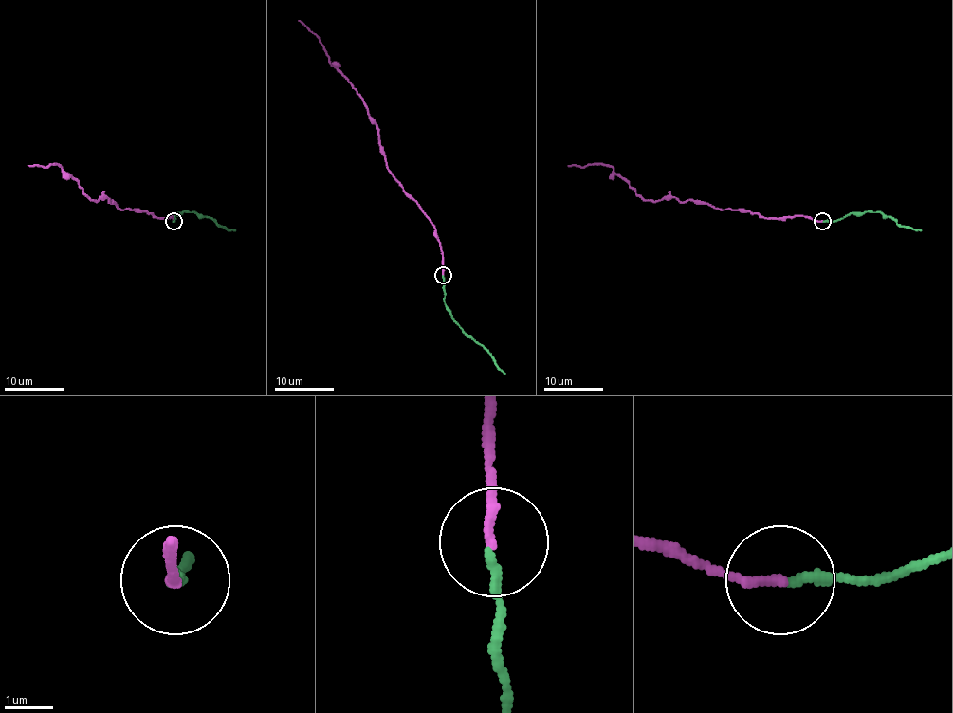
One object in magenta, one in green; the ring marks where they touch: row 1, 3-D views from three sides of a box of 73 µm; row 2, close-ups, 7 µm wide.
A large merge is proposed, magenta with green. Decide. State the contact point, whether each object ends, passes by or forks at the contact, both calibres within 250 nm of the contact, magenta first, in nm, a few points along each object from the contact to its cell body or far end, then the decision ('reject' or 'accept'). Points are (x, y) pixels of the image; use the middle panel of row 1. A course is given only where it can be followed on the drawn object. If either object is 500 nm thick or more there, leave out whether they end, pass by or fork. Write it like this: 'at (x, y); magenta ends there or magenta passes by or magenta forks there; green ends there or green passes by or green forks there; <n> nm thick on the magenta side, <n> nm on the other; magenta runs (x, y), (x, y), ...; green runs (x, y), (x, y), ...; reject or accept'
at (443, 275); magenta ends there; green ends there; 190 nm thick on the magenta side, 200 nm on the other; magenta runs (444, 275), (434, 225), (388, 168), (375, 122), (362, 99), (329, 61), (320, 40), (298, 21); green runs (442, 275), (444, 301), (452, 319), (487, 352), (505, 374); accept

